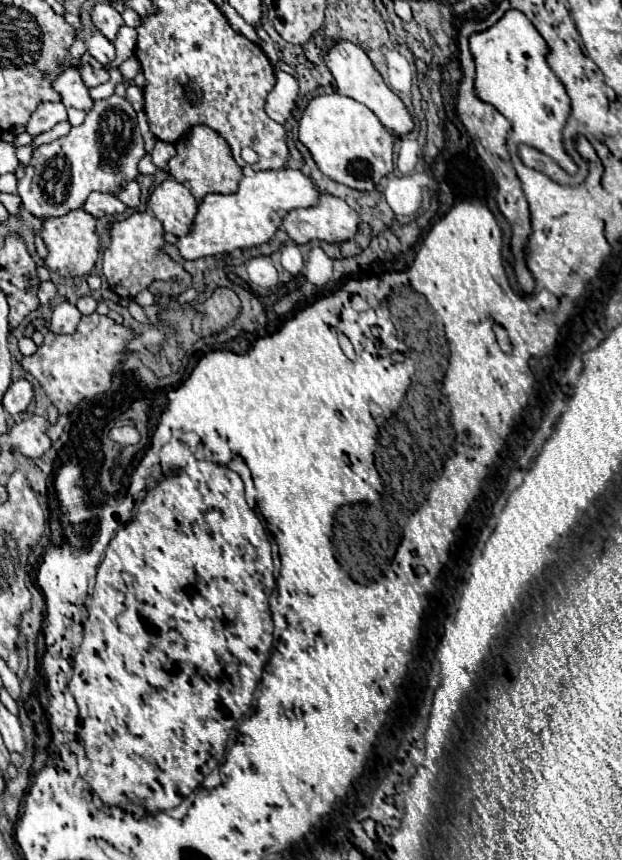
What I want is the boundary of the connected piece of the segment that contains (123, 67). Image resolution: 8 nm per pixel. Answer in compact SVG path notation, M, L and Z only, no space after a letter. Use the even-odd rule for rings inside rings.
M134 55L124 61L118 68L123 79L133 79L141 71L141 65Z

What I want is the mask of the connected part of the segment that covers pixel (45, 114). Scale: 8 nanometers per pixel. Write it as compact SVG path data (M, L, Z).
M45 102L33 112L27 124L27 132L31 136L39 136L65 120L67 120L67 108L61 102Z

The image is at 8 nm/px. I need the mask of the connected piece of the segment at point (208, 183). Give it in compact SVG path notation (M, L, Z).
M195 126L187 136L183 136L177 144L177 156L169 160L169 174L189 188L197 202L201 202L207 194L233 194L239 188L239 180L243 176L243 170L237 166L237 162L231 156L231 148L227 142L211 128L207 126Z

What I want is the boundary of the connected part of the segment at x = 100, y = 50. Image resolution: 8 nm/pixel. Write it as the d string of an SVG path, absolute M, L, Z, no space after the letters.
M101 32L93 34L91 38L87 38L85 44L87 44L89 54L91 54L95 60L99 60L101 64L105 64L105 66L115 58L115 46L113 46Z

